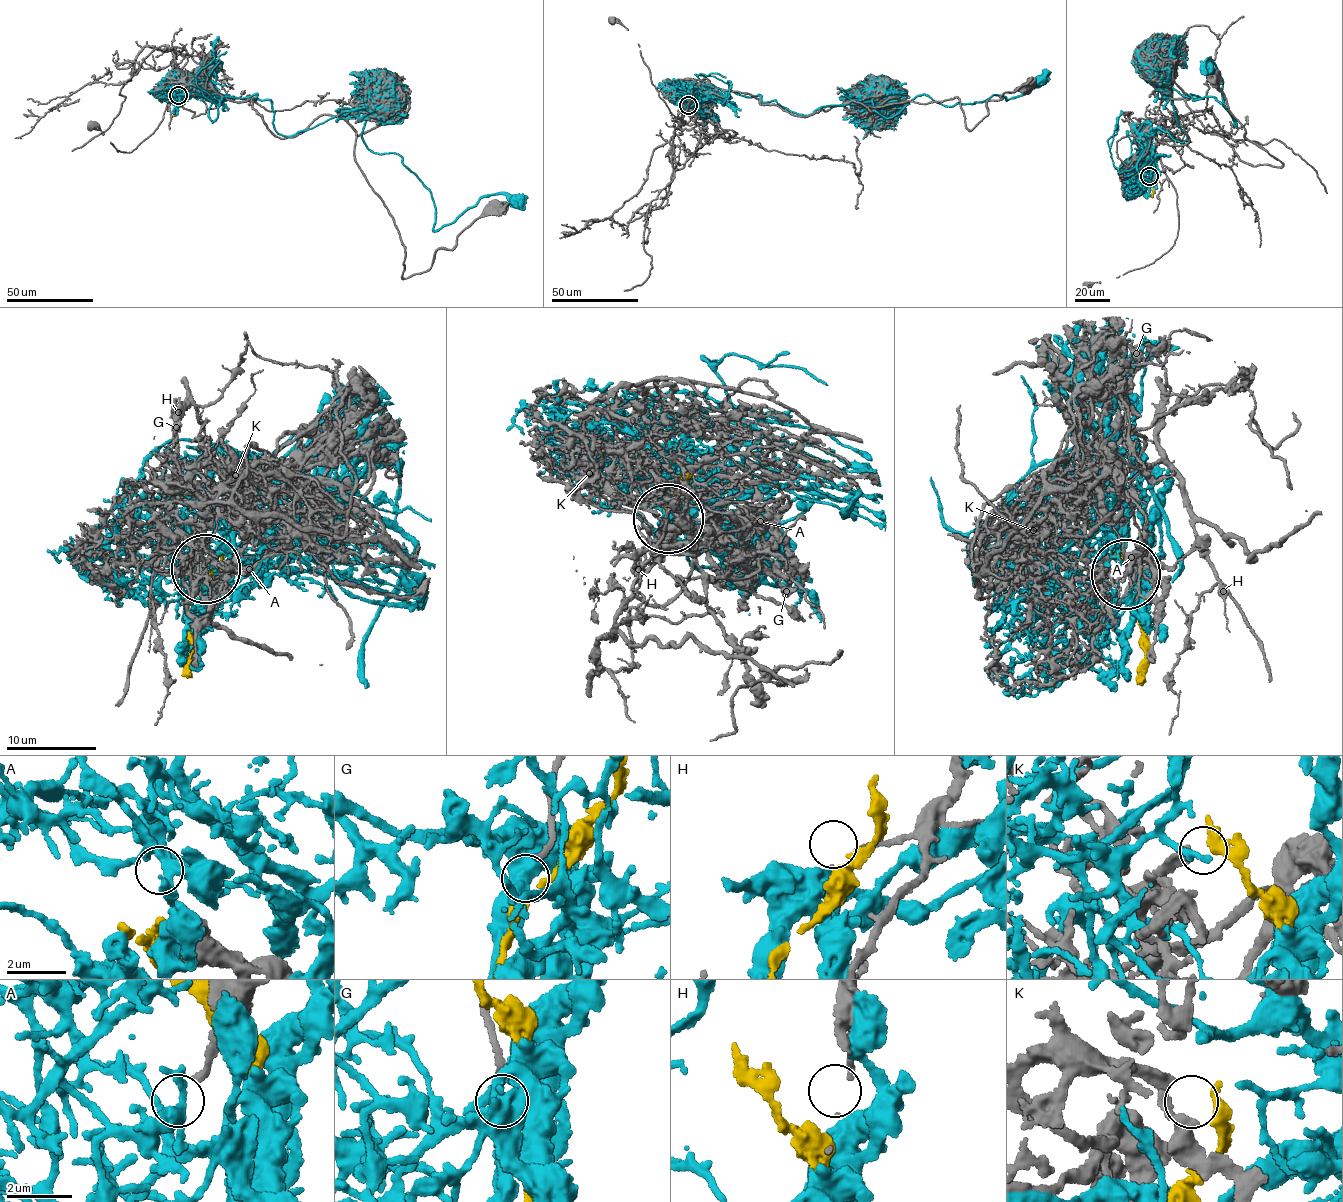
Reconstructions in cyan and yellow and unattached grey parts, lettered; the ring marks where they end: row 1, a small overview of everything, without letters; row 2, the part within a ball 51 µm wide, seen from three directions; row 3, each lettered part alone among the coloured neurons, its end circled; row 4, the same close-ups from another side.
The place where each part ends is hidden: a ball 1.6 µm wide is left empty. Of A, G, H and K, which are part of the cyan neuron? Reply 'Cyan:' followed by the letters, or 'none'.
Cyan: A

